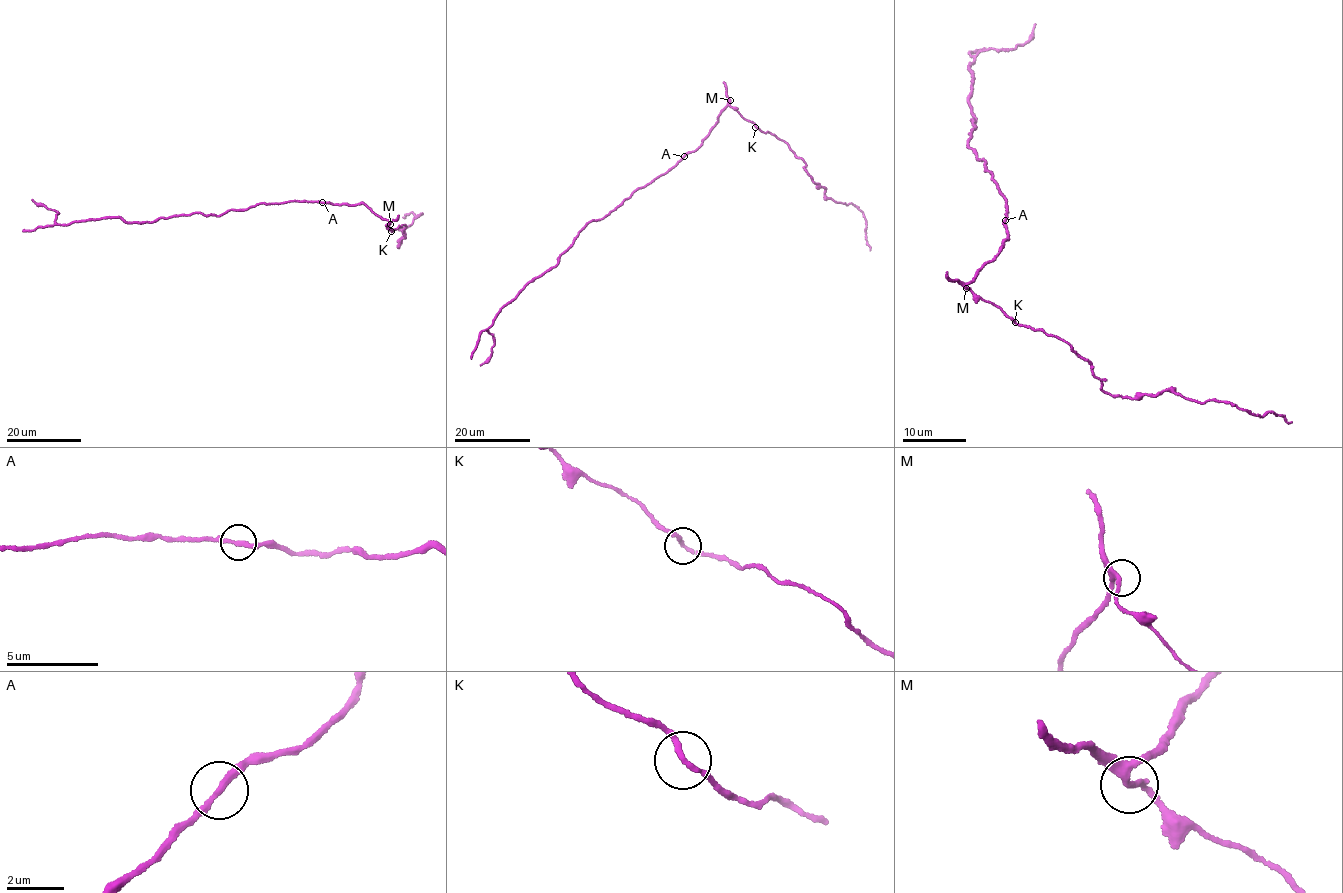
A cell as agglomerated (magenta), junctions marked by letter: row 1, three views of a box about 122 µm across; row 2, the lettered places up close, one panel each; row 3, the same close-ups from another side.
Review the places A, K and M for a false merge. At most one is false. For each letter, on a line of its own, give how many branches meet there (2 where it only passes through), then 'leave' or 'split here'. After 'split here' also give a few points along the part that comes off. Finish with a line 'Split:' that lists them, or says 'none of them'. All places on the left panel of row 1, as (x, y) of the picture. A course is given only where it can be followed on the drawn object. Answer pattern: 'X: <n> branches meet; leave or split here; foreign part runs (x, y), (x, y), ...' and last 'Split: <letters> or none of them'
A: 2 branches meet; leave
K: 2 branches meet; leave
M: 3 branches meet; leave
Split: none of them

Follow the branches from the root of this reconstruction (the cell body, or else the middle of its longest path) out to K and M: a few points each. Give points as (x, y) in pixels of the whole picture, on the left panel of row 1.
K: (322, 203), (363, 203), (388, 221), (386, 226), (391, 231)
M: (322, 203), (363, 203), (390, 224)

